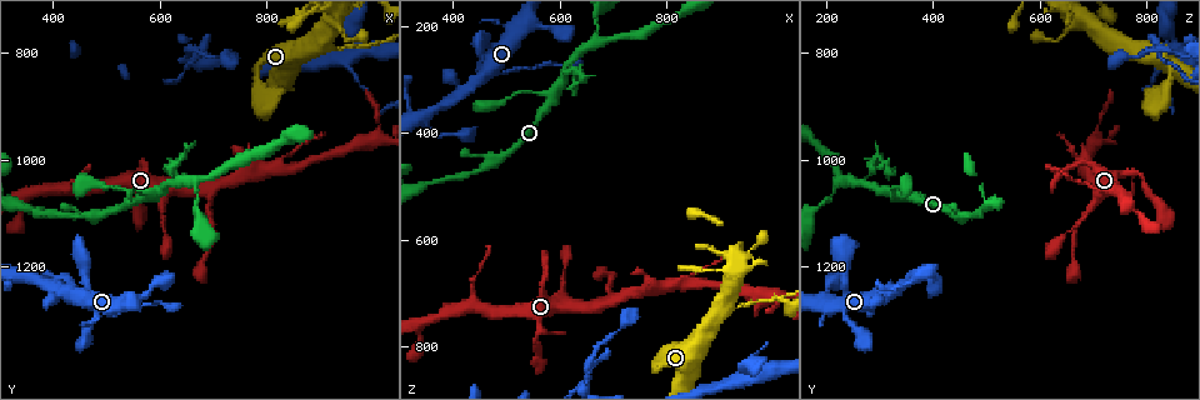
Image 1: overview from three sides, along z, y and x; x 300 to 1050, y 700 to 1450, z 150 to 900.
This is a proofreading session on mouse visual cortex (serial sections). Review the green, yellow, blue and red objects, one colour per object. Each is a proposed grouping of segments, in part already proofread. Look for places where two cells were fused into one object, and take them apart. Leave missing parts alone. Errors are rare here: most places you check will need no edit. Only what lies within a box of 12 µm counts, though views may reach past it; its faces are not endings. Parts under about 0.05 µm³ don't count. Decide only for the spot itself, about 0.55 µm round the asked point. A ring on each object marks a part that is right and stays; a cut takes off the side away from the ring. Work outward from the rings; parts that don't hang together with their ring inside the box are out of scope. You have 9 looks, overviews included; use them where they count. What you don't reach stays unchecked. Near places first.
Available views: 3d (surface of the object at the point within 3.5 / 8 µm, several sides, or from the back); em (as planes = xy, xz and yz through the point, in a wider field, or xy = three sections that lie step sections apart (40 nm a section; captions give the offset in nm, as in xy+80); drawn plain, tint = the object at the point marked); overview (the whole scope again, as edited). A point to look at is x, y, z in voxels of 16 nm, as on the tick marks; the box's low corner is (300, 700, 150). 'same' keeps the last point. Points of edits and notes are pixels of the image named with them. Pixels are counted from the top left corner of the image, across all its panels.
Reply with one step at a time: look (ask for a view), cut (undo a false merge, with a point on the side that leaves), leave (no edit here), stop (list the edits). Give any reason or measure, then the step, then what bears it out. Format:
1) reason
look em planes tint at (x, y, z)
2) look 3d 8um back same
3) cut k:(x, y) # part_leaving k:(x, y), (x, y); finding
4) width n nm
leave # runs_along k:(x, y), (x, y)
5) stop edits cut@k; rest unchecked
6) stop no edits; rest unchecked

abrupt turn
look 3d 8um at (620, 1045, 270)

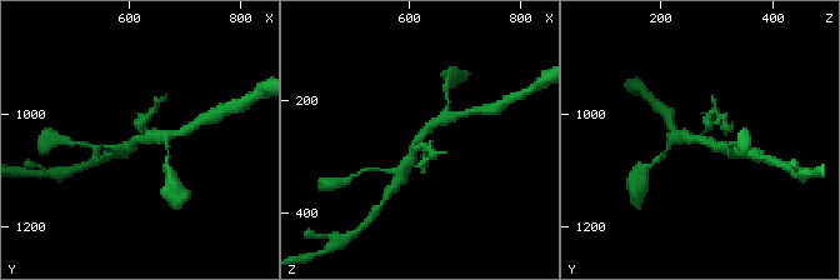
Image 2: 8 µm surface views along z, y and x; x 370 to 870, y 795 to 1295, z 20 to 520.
look 3d 3.5um at (615, 1045, 265)

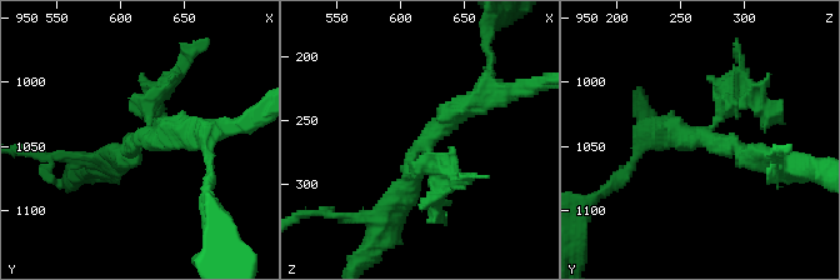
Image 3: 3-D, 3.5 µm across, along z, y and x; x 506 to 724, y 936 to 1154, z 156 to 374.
look em xy step 2 tint at (616, 1044, 270)

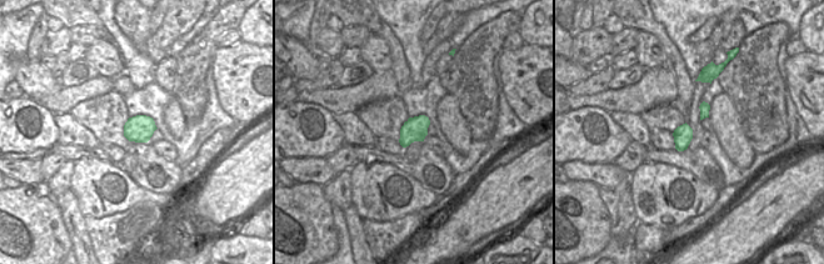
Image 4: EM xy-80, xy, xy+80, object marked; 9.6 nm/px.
width 240 nm
cut 3:(443, 179) # part_leaving 3:(429, 154), (433, 211), (444, 224); a second cell is stuck on

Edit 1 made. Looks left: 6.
thick turns thin
look 3d 3.5um at (945, 760, 650)

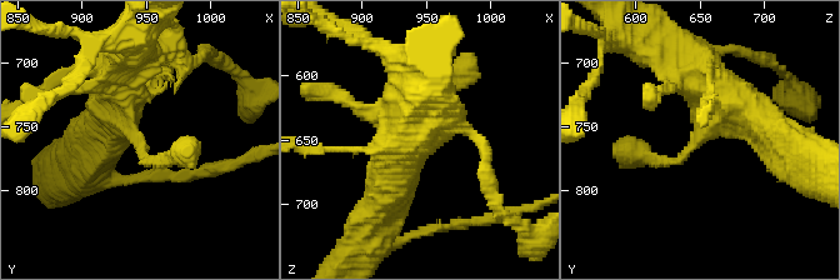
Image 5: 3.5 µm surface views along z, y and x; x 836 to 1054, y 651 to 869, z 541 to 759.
look em xy step 2 tint at (940, 760, 650)

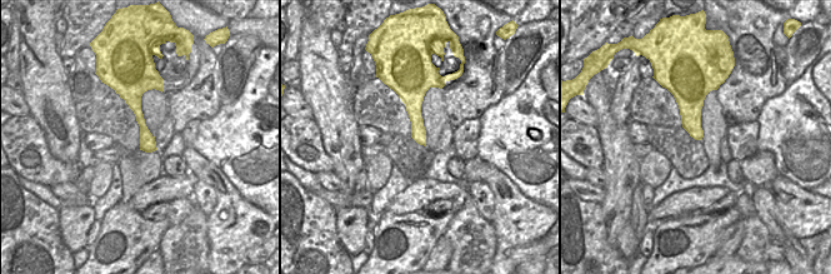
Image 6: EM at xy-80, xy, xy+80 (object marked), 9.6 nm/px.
leave # runs_along 6:(136, 85), (136, 110), (149, 149); one cell here

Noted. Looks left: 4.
calibre changes
look 3d 8um back at (765, 1020, 685)

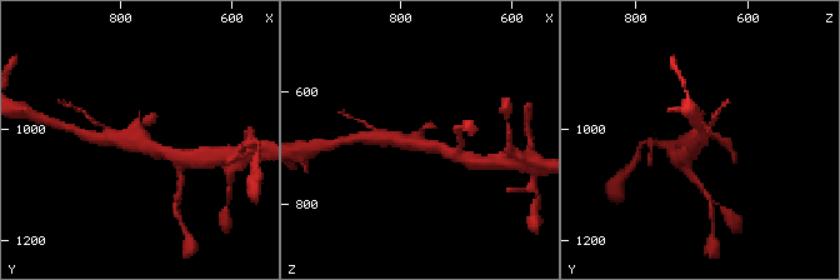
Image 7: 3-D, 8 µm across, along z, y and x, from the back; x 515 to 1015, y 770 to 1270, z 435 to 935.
look 3d 3.5um at (770, 1015, 695)

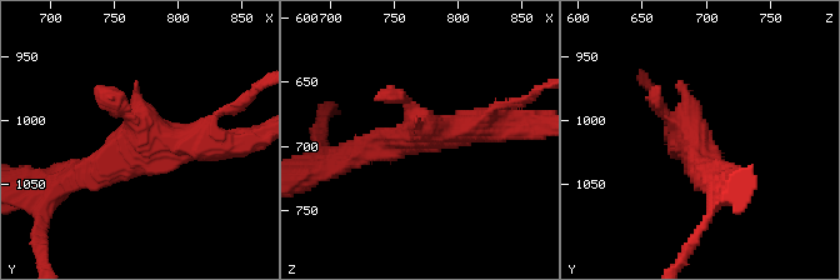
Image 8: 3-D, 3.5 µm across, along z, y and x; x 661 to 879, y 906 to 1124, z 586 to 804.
now the EM
look em xy step 5 tint at (770, 1020, 690)

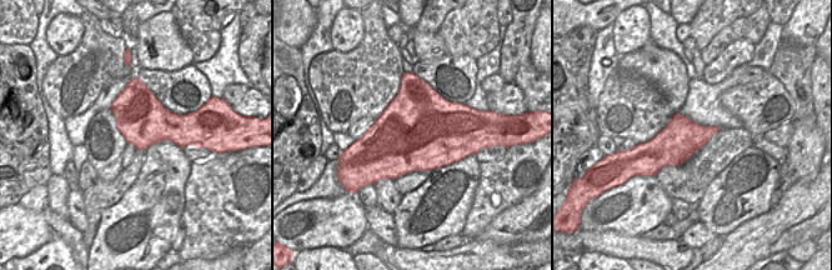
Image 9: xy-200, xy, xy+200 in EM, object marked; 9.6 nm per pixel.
leave # all the same cell

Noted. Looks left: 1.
stop edits cut@3; rest unchecked

